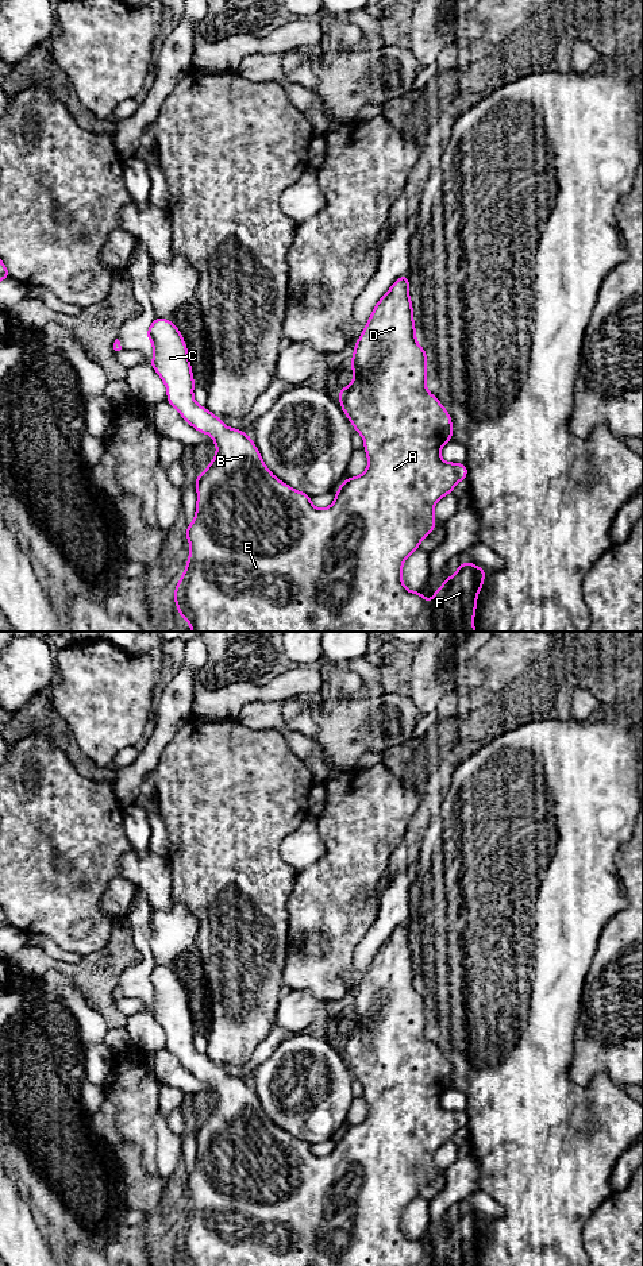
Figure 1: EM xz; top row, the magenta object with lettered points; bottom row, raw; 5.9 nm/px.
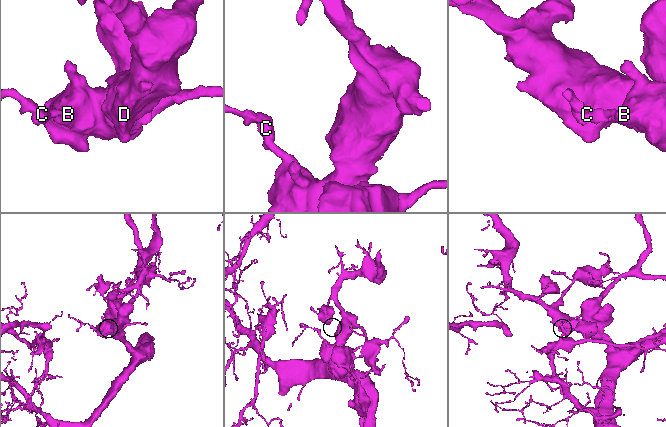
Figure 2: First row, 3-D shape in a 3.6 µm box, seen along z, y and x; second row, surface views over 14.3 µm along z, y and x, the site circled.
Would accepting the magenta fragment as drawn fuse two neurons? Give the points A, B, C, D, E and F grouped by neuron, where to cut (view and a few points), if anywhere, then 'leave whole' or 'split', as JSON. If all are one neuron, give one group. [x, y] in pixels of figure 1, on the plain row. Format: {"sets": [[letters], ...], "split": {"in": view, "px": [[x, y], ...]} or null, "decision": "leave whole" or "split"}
{"sets": [["A", "B", "C", "D", "E", "F"]], "split": null, "decision": "leave whole"}

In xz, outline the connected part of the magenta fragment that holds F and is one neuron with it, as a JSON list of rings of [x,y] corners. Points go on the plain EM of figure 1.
[[[408,922],[394,929],[376,952],[354,993],[350,1010],[354,1028],[338,1038],[338,1043],[342,1058],[365,1089],[369,1112],[362,1123],[347,1126],[339,1134],[335,1149],[326,1157],[316,1157],[311,1143],[277,1127],[249,1082],[227,1076],[220,1065],[196,1051],[188,996],[180,977],[169,966],[155,965],[150,972],[146,987],[153,991],[154,1006],[149,1011],[168,1037],[166,1049],[196,1078],[211,1082],[217,1096],[213,1108],[195,1128],[196,1162],[186,1174],[189,1207],[174,1238],[181,1266],[474,1266],[486,1221],[474,1211],[461,1211],[431,1248],[426,1248],[421,1239],[409,1239],[401,1227],[405,1207],[435,1177],[434,1154],[451,1142],[458,1130],[467,1127],[465,1111],[448,1111],[440,1105],[442,1095],[454,1088],[453,1068],[426,1035],[428,1004],[416,989],[408,935]]]

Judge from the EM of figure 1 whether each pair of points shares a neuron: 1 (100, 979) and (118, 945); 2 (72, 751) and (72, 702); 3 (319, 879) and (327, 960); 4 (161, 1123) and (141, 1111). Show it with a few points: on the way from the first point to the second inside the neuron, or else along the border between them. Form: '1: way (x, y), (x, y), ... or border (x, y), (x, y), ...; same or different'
1: way (100, 971), (118, 953); same
2: border (53, 707), (70, 730), (76, 745), (91, 759); different
3: way (326, 899), (326, 940); same
4: border (158, 1108), (156, 1114), (156, 1153); different

